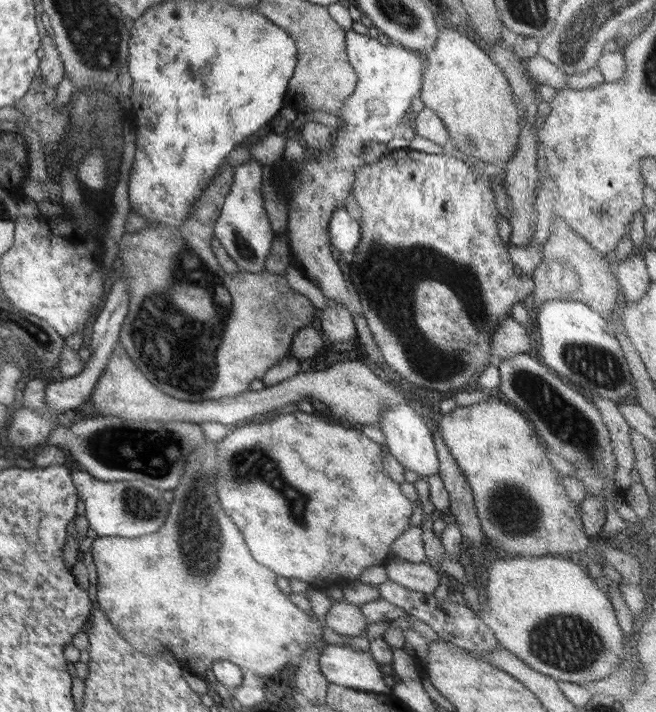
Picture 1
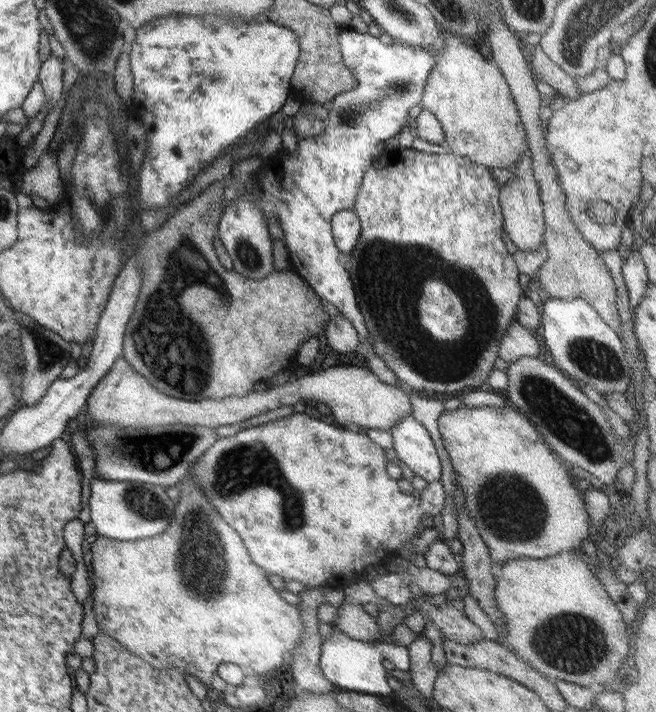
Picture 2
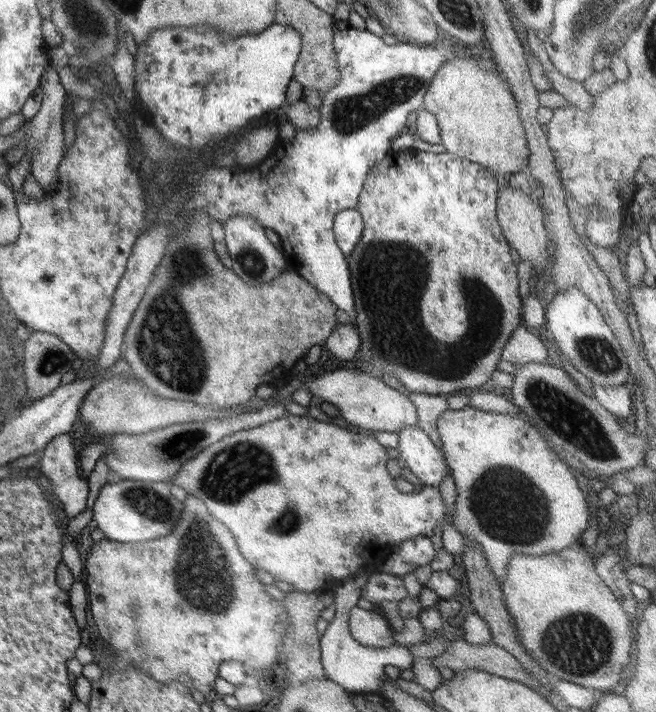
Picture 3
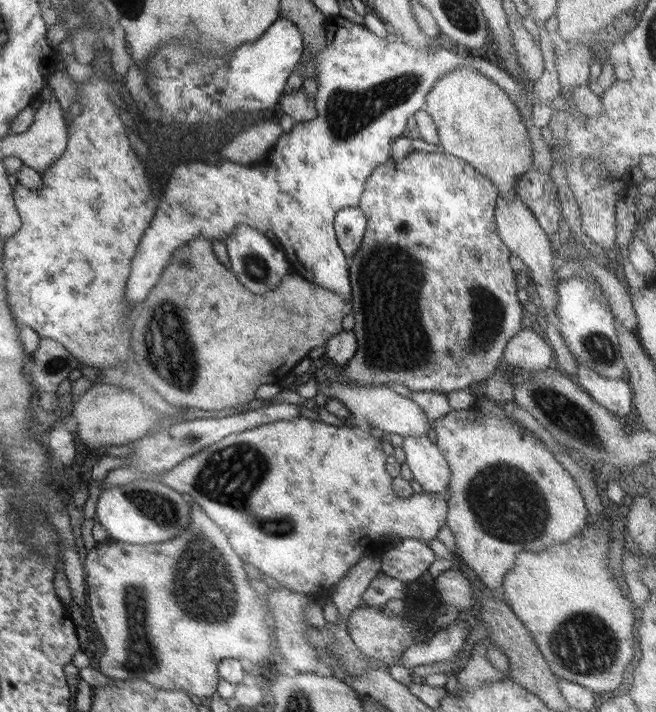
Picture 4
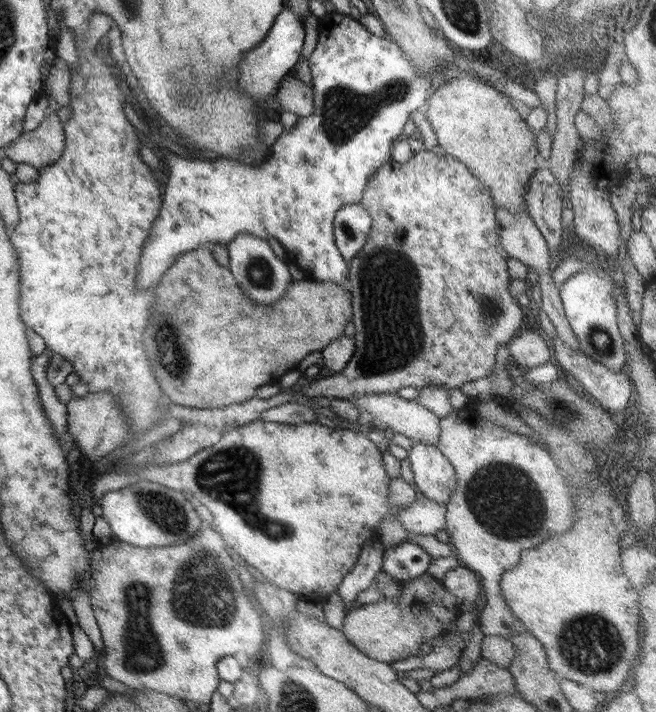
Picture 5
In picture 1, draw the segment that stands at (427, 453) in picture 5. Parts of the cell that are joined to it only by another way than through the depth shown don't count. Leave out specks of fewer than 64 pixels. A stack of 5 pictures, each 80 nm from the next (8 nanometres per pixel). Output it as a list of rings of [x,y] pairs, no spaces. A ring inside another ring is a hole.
[[[394,404],[386,408],[380,414],[378,424],[385,436],[385,445],[390,455],[399,464],[411,472],[415,472],[419,478],[428,479],[433,474],[438,474],[439,463],[436,455],[436,448],[432,439],[432,432],[420,416],[417,416],[413,409],[407,404]]]

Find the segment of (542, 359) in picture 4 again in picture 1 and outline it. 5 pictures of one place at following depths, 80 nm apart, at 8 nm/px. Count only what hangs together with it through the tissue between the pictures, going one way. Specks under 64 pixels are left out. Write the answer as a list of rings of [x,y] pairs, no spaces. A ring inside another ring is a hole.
[[[501,319],[490,340],[490,352],[499,359],[509,358],[514,354],[529,354],[531,351],[531,333],[528,327],[517,324],[513,319]]]

